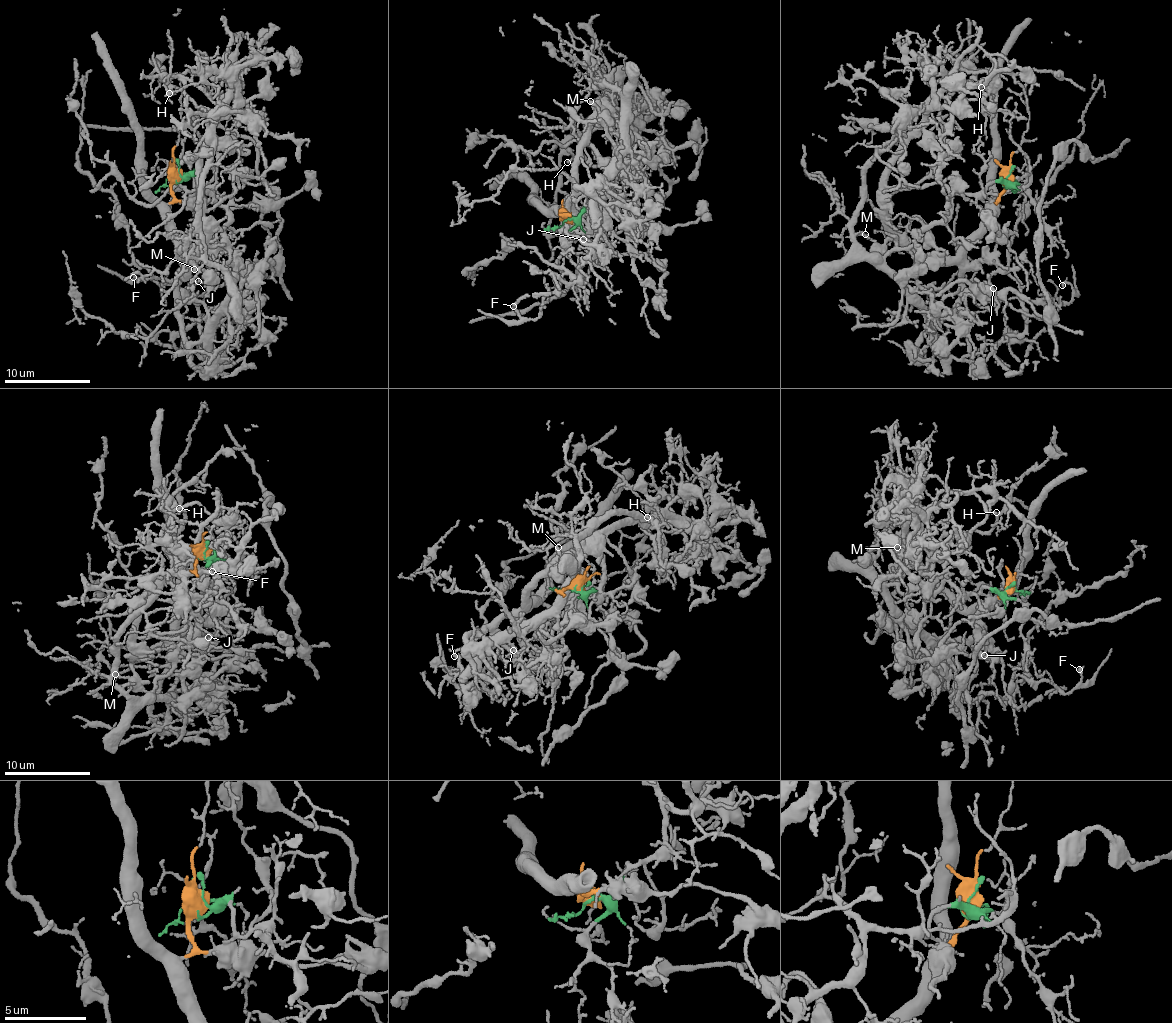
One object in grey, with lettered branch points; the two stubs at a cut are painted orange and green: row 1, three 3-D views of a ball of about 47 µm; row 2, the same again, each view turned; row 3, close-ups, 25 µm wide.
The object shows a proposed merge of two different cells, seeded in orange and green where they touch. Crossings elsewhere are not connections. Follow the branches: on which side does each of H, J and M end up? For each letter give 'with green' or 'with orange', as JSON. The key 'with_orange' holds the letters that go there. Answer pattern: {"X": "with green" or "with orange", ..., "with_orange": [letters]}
{"H": "with green", "J": "with orange", "M": "with orange", "with_orange": ["J", "M"]}

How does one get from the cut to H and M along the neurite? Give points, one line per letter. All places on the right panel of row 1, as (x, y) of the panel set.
H: (1010, 180), (956, 195), (882, 257), (855, 240), (862, 166), (935, 77), (958, 64), (980, 87)
M: (1010, 180), (982, 226), (953, 257), (919, 256), (890, 240), (881, 247), (865, 233)

